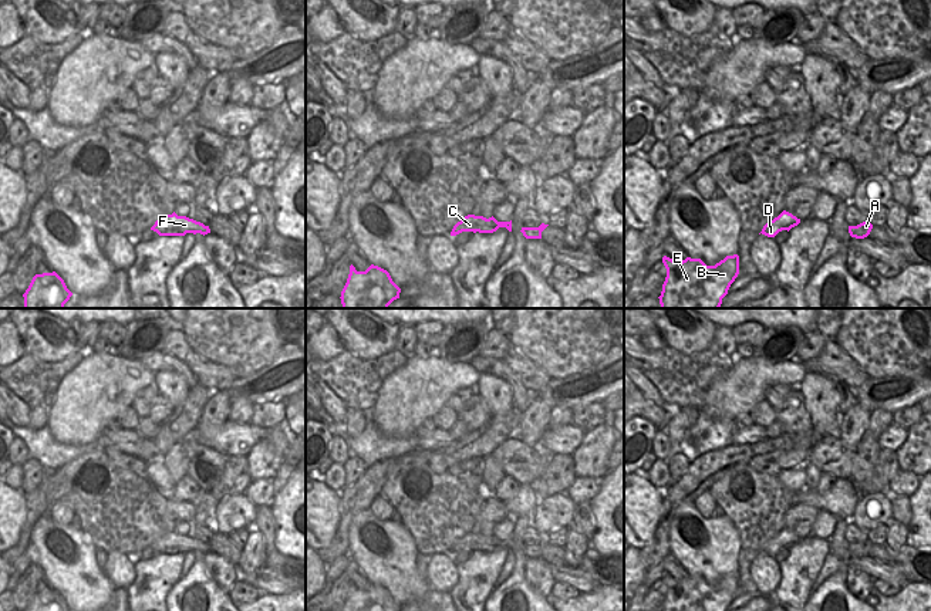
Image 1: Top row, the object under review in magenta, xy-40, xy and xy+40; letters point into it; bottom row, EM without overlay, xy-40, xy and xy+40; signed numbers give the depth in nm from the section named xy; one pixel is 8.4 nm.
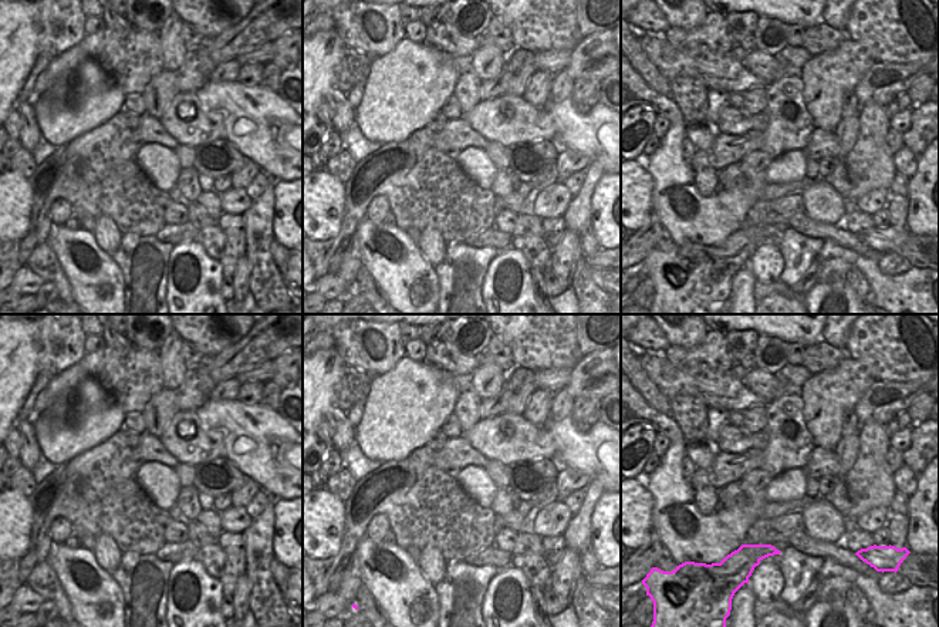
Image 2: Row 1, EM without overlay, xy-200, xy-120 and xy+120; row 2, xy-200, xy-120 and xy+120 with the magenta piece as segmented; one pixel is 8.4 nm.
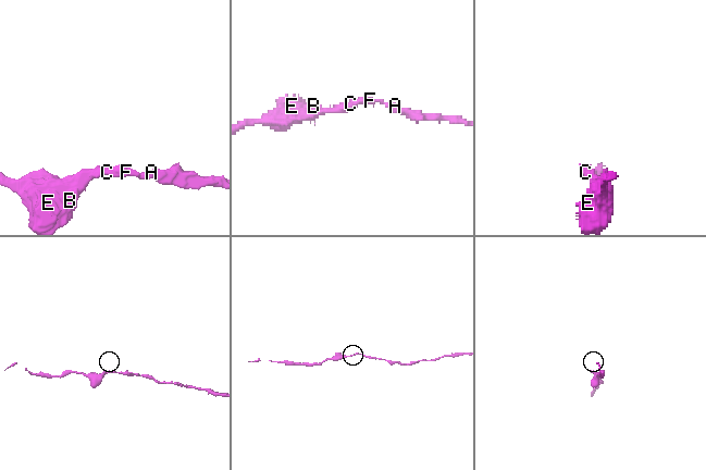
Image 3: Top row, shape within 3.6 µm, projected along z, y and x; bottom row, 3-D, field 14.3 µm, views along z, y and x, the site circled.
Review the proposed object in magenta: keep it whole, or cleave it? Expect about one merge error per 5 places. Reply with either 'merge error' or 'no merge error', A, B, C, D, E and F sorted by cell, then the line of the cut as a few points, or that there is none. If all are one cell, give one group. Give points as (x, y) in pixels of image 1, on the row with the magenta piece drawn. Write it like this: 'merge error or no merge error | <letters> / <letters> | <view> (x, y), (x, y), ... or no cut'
no merge error | A B C D E F | no cut

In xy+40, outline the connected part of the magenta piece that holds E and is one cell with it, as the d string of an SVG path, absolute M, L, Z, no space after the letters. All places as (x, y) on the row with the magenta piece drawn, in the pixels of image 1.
M664 256L662 263L667 277L660 298L661 308L719 308L722 298L728 294L731 284L739 274L739 256L726 256L715 266L706 266L701 259L687 257L674 261Z

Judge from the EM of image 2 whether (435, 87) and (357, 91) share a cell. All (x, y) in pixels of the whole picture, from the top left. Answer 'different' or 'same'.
different

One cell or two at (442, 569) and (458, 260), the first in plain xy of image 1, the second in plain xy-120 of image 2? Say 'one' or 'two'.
two

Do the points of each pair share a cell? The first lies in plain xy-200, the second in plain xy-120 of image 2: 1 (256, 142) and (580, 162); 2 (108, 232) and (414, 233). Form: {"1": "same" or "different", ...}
{"1": "different", "2": "different"}

